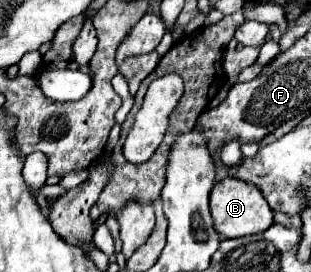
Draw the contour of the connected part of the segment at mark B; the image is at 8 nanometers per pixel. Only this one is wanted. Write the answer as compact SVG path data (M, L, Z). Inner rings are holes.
M229 176L229 178L223 178L221 182L217 182L209 194L209 208L211 208L213 226L223 238L249 236L249 234L261 232L273 224L273 212L265 204L265 198L261 196L261 192L257 192L257 188L253 184L243 182L239 178Z

